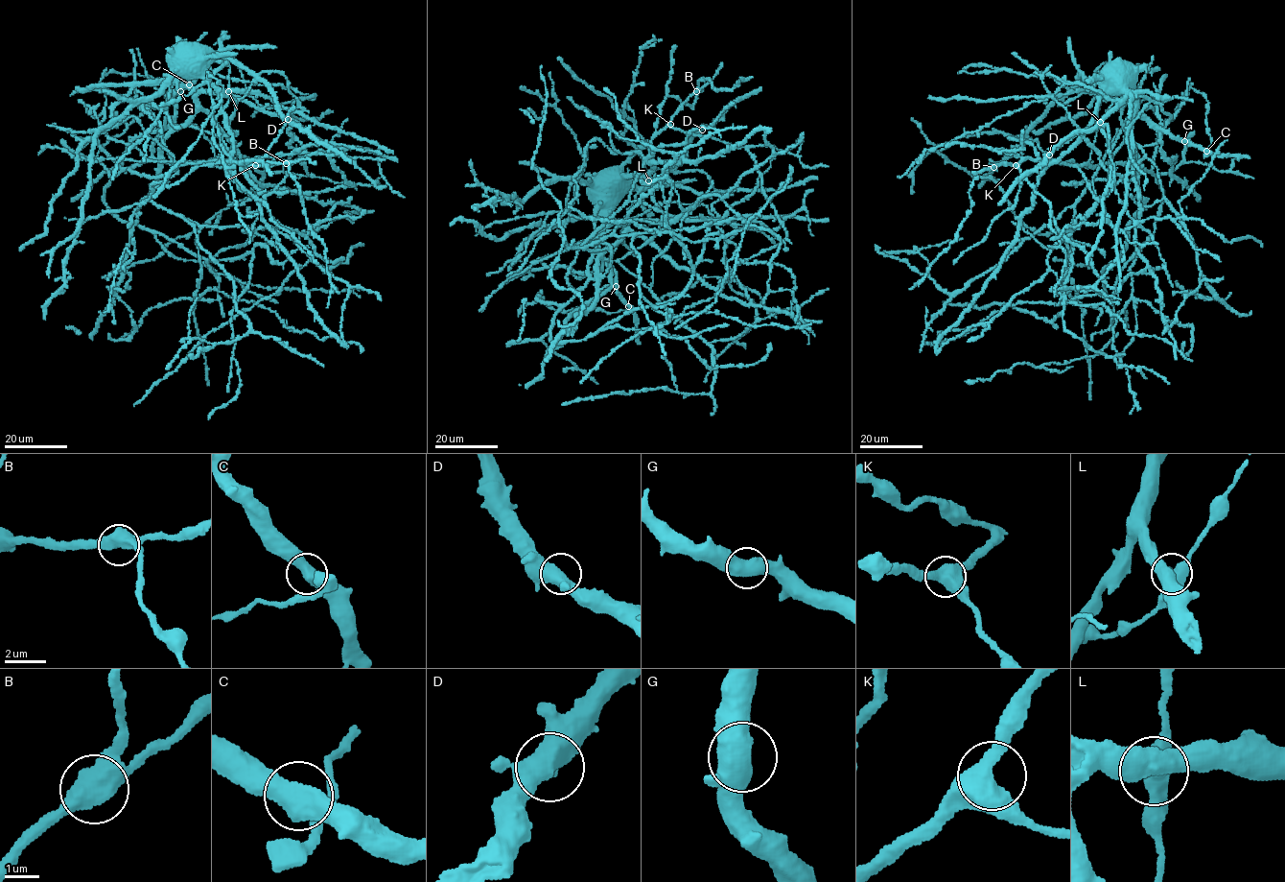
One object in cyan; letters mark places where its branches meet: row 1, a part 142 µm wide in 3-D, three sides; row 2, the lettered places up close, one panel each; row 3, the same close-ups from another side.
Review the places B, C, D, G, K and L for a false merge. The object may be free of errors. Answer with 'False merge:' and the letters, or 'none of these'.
False merge: none of these

